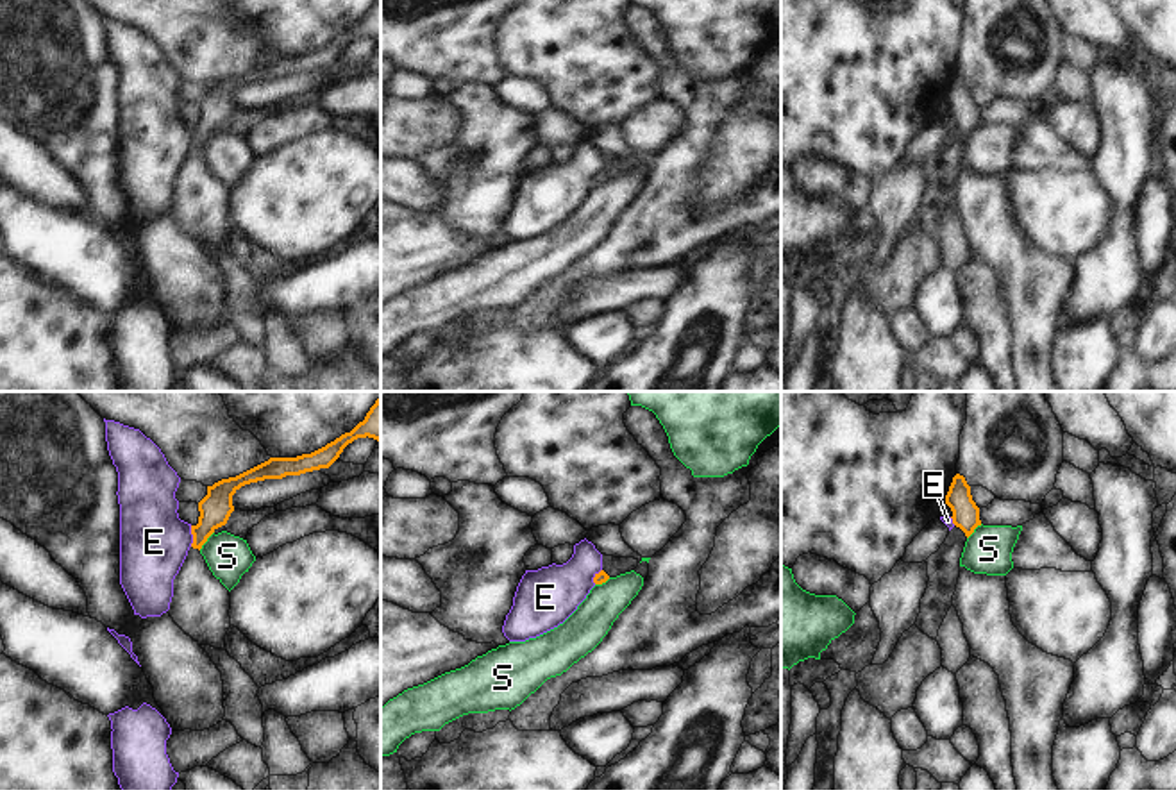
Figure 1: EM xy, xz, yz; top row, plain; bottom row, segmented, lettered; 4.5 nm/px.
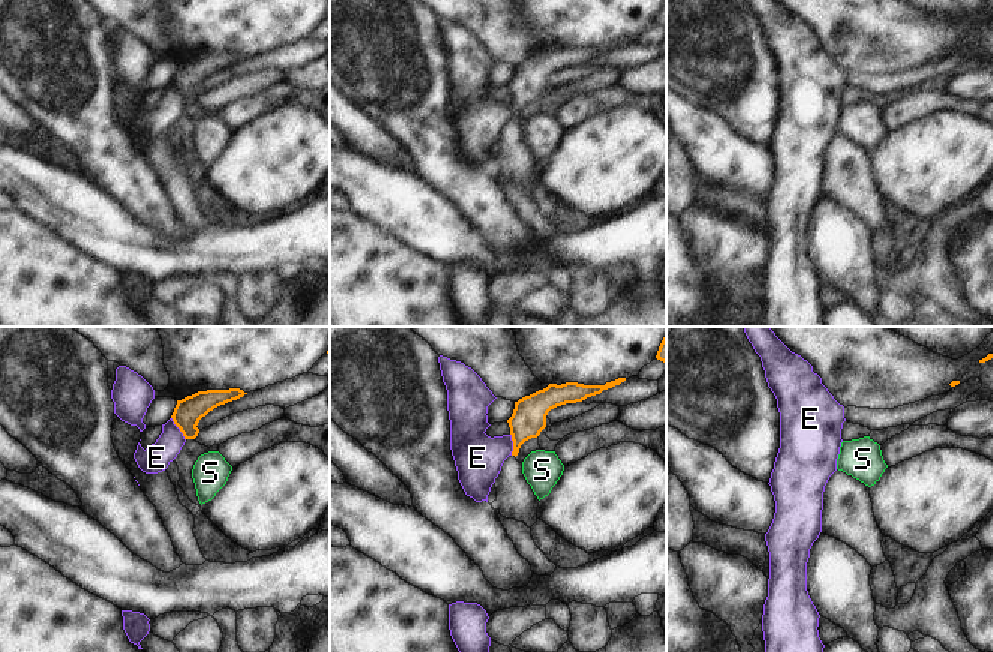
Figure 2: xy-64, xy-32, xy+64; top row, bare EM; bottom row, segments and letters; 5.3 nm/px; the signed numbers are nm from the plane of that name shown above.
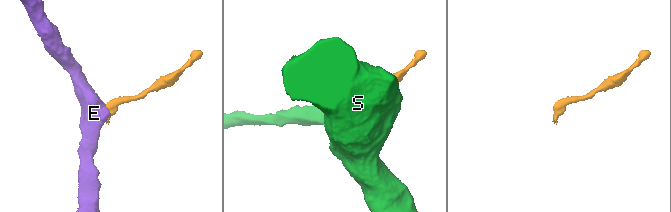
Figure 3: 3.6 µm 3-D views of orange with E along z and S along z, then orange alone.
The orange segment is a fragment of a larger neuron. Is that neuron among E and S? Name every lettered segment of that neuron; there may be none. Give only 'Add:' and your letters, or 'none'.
Add: none

